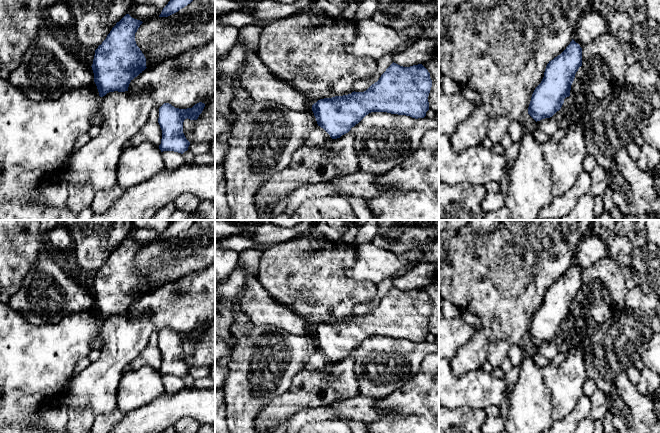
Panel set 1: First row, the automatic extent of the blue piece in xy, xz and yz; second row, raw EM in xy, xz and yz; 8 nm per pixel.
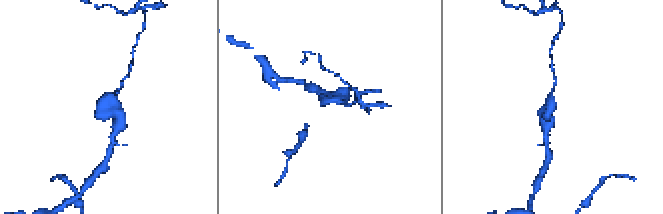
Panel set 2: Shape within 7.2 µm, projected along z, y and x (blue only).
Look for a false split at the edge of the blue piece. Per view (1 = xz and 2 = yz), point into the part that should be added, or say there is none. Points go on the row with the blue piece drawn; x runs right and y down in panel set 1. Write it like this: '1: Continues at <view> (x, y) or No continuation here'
1: No continuation here
2: No continuation here

